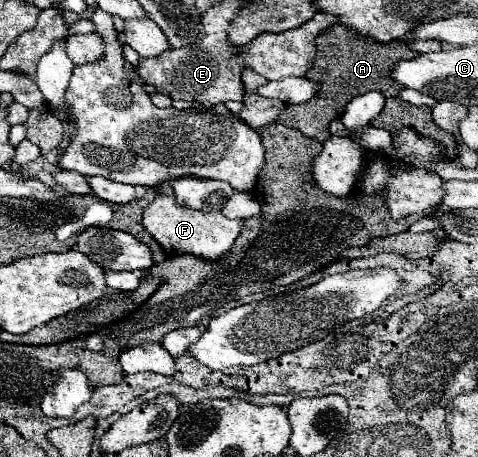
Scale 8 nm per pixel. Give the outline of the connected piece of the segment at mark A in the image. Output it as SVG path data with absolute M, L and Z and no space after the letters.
M339 24L321 32L315 38L315 46L317 46L317 54L305 78L315 80L319 84L319 92L315 92L315 96L309 102L287 104L283 108L283 114L279 114L275 122L295 128L317 142L325 142L331 136L327 128L329 122L343 116L345 106L351 102L351 98L365 94L369 90L377 90L385 96L397 96L401 90L401 84L393 82L389 78L389 72L397 62L411 60L417 56L417 52L411 50L403 40L381 44L371 38L359 38L353 30L347 30L345 26L339 26Z

